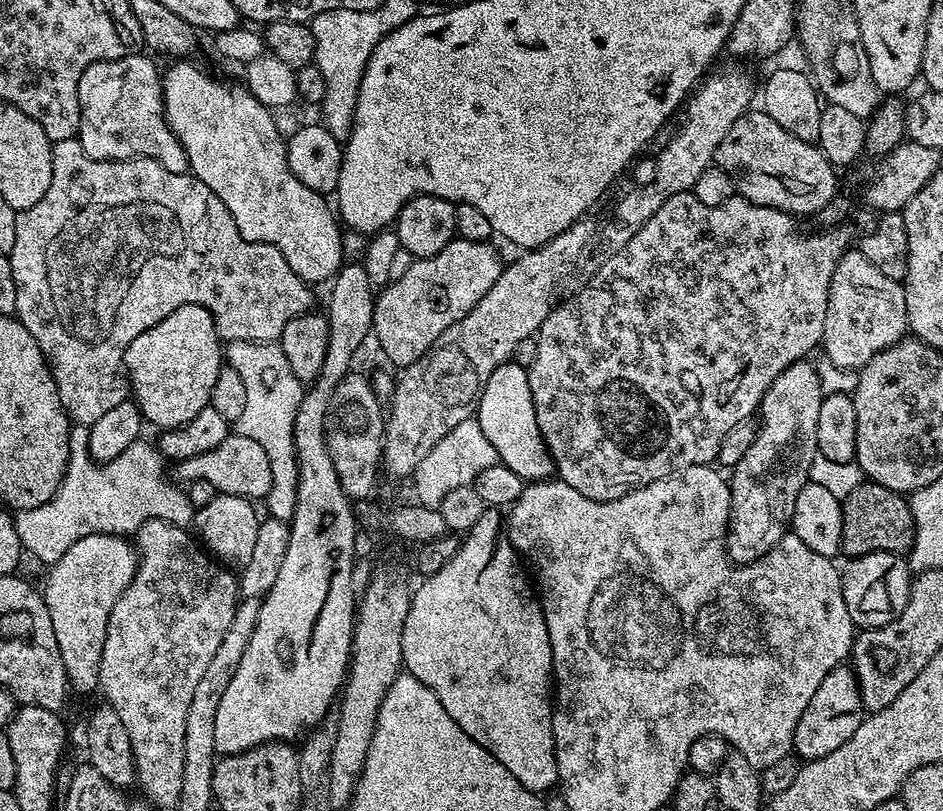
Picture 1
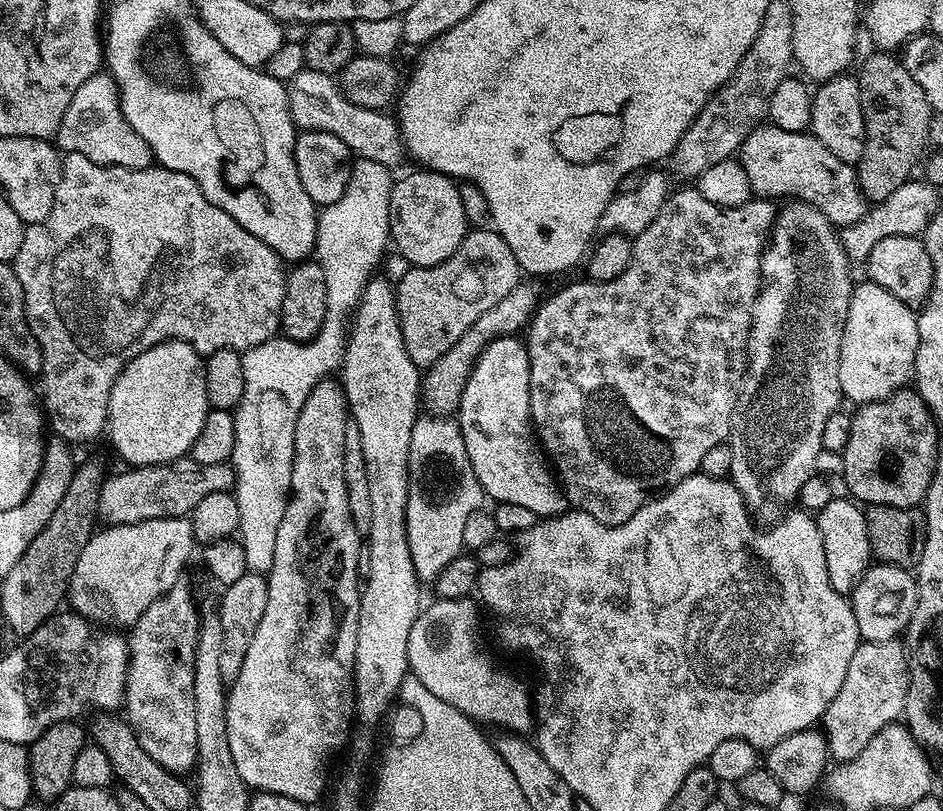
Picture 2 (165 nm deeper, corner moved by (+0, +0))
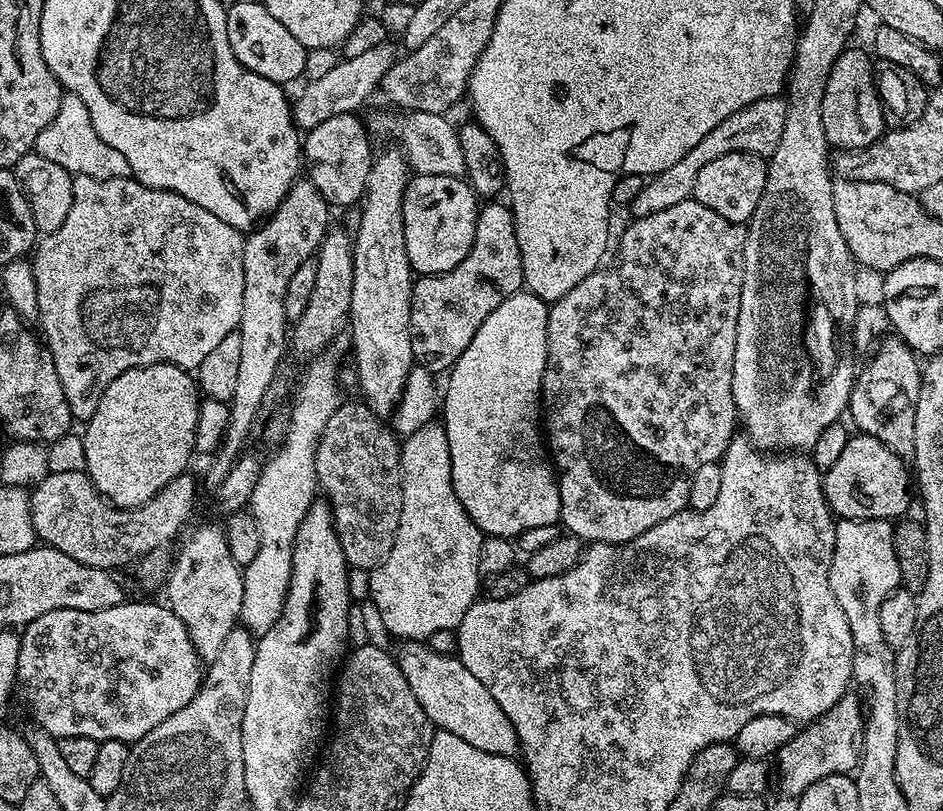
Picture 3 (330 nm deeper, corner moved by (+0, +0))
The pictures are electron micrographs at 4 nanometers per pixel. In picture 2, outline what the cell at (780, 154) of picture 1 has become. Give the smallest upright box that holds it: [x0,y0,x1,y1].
[738,122,870,229]

